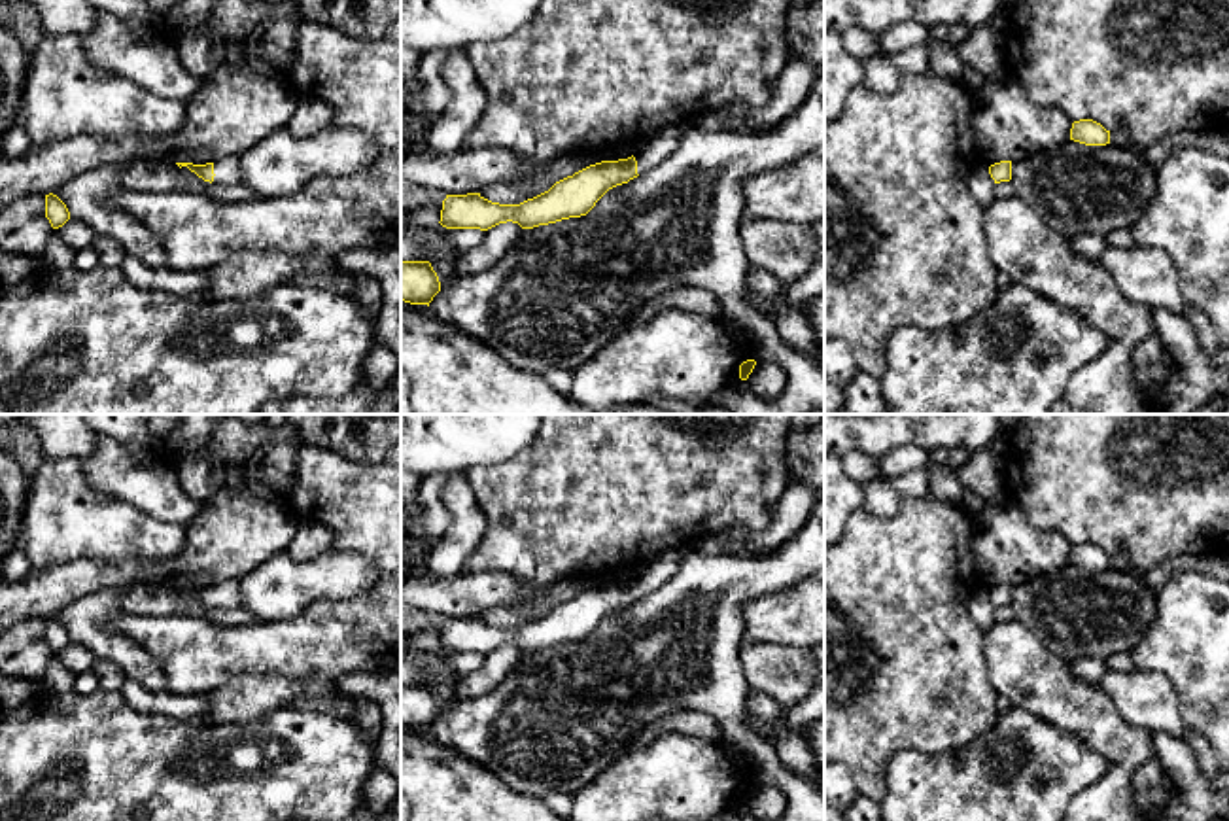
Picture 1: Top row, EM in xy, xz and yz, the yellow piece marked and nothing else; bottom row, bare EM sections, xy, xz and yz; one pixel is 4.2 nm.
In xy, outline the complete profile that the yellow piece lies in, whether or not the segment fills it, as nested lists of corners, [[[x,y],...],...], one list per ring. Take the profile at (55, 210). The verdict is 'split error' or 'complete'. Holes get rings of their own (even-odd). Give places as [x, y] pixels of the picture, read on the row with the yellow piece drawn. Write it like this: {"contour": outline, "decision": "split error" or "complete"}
{"contour": [[[53,193],[45,195],[45,218],[53,229],[62,227],[70,219],[66,204]]], "decision": "complete"}

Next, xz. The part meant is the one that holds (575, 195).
{"contour": [[[686,121],[671,123],[639,142],[632,157],[590,165],[520,204],[492,202],[480,193],[446,195],[439,223],[446,229],[488,231],[512,221],[533,229],[586,216],[609,189],[664,163],[679,148],[686,127]]], "decision": "split error"}

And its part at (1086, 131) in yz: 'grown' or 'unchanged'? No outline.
unchanged

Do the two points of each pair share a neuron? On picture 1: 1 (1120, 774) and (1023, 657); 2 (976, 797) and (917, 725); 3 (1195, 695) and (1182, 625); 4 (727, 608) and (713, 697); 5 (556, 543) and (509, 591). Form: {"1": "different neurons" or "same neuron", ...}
{"1": "same neuron", "2": "different neurons", "3": "same neuron", "4": "same neuron", "5": "different neurons"}

